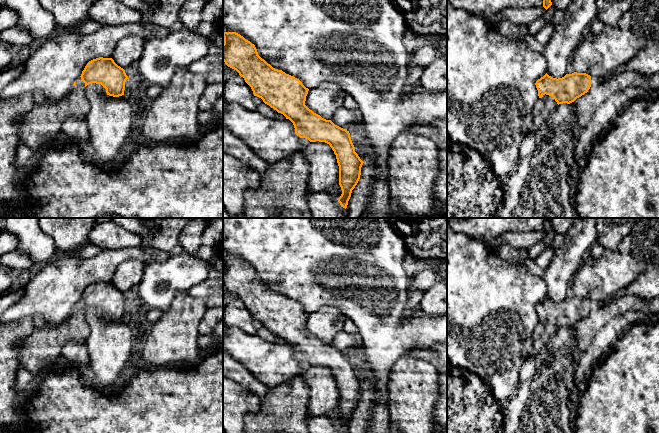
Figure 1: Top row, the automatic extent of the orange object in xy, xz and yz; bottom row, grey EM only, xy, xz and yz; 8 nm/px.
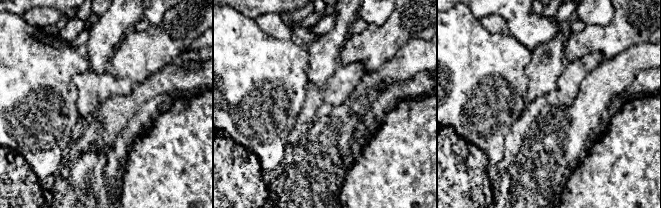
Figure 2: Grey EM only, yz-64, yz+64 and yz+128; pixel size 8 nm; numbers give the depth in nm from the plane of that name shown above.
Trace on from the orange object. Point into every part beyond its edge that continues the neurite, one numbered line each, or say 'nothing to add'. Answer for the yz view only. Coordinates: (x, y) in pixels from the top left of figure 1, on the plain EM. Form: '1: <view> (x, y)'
1: yz (544, 330)

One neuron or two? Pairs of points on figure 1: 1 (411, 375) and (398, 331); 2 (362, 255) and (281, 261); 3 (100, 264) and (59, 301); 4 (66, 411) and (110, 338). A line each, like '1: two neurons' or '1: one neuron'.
1: two neurons
2: one neuron
3: one neuron
4: two neurons

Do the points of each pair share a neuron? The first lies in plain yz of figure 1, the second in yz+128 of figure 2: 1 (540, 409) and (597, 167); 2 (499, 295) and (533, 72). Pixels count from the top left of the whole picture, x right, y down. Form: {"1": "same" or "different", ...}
{"1": "different", "2": "different"}

